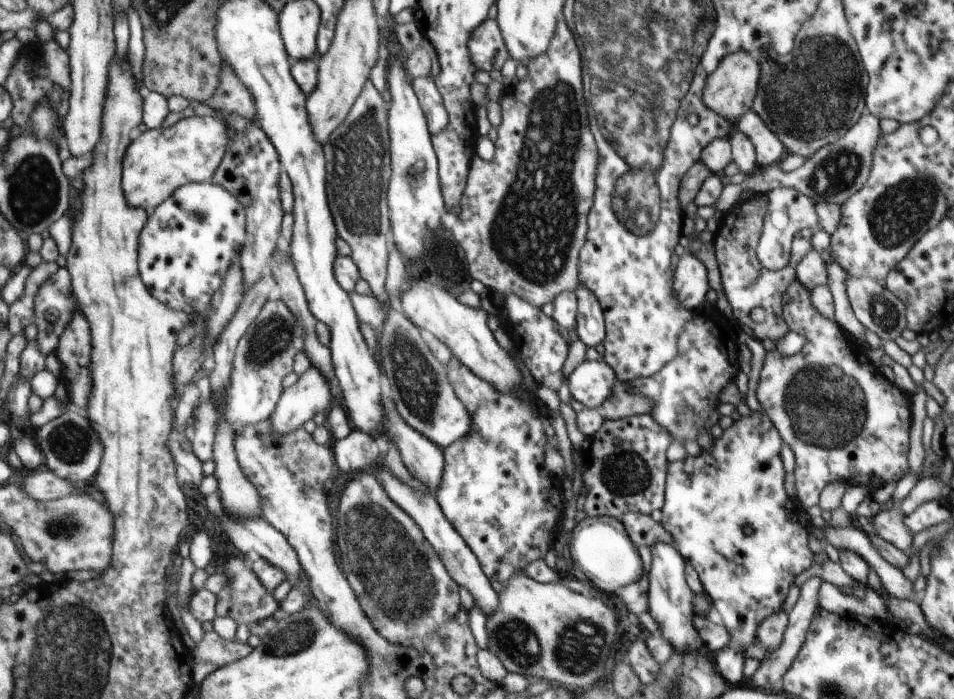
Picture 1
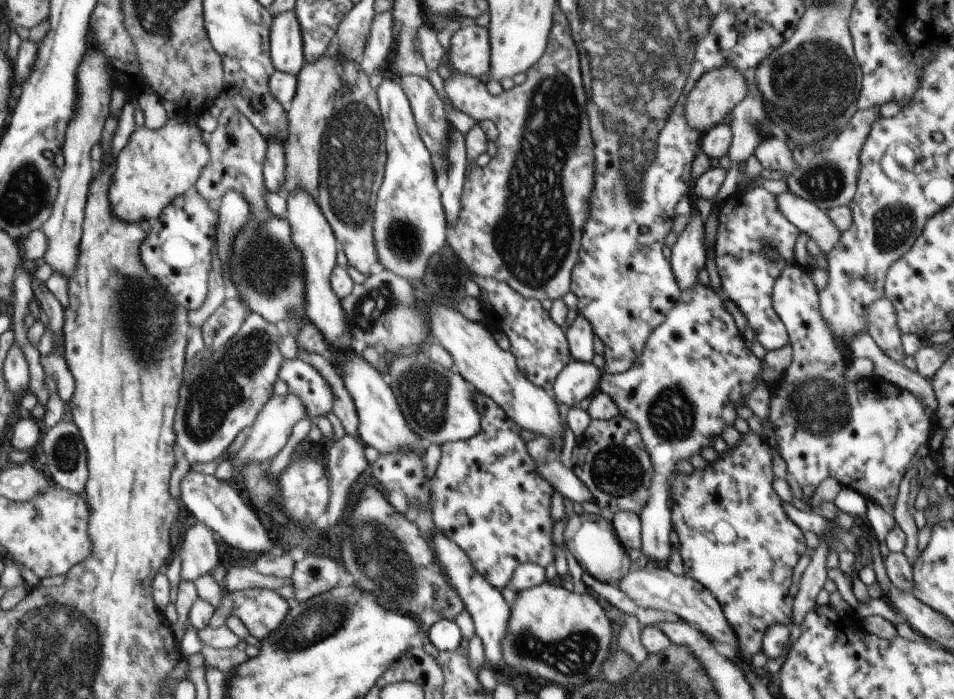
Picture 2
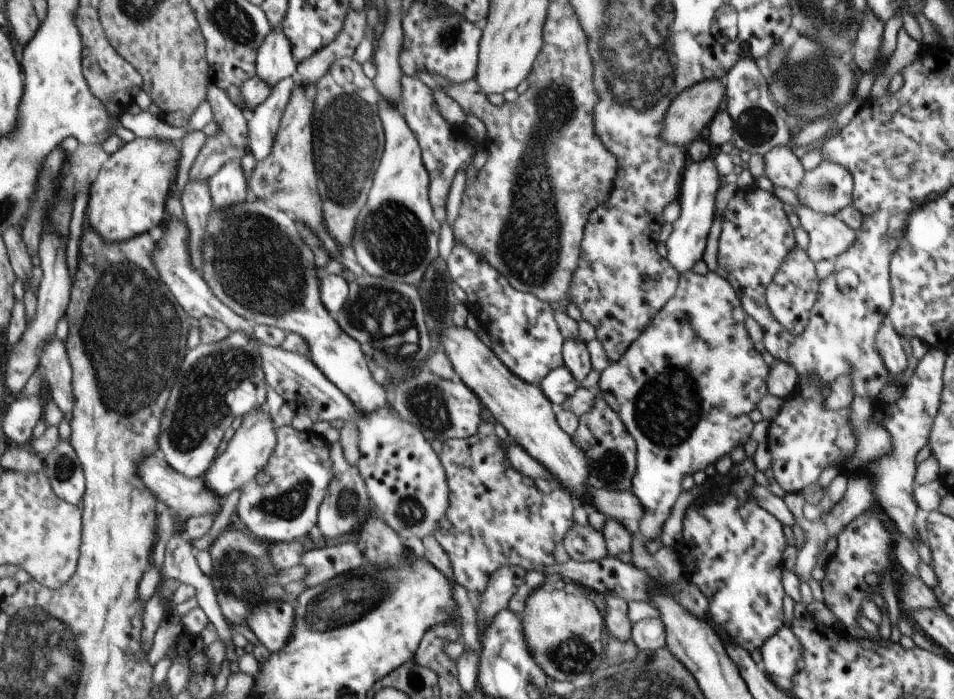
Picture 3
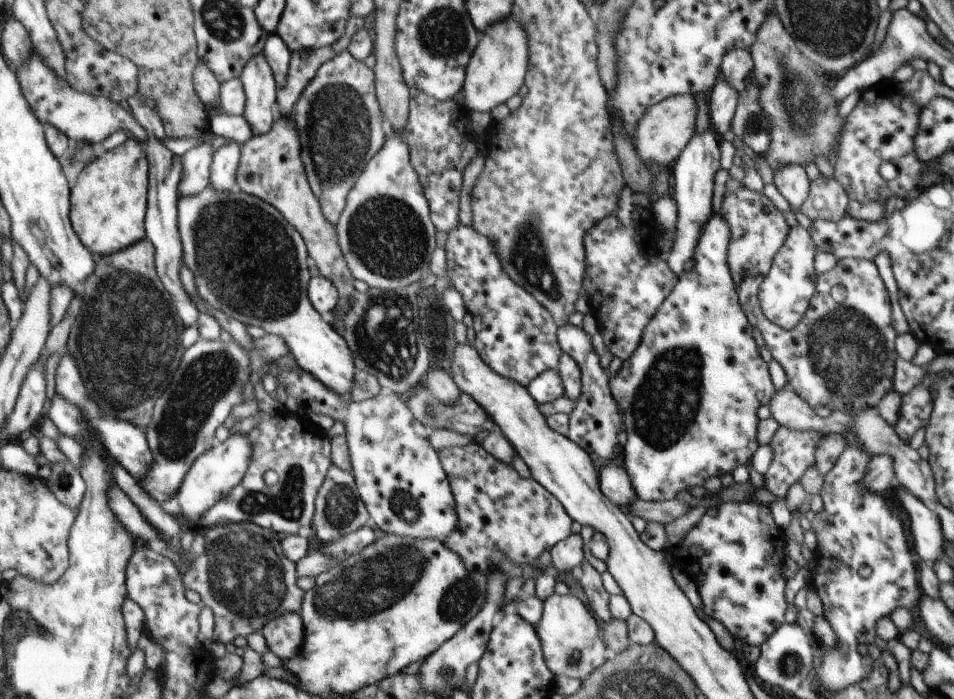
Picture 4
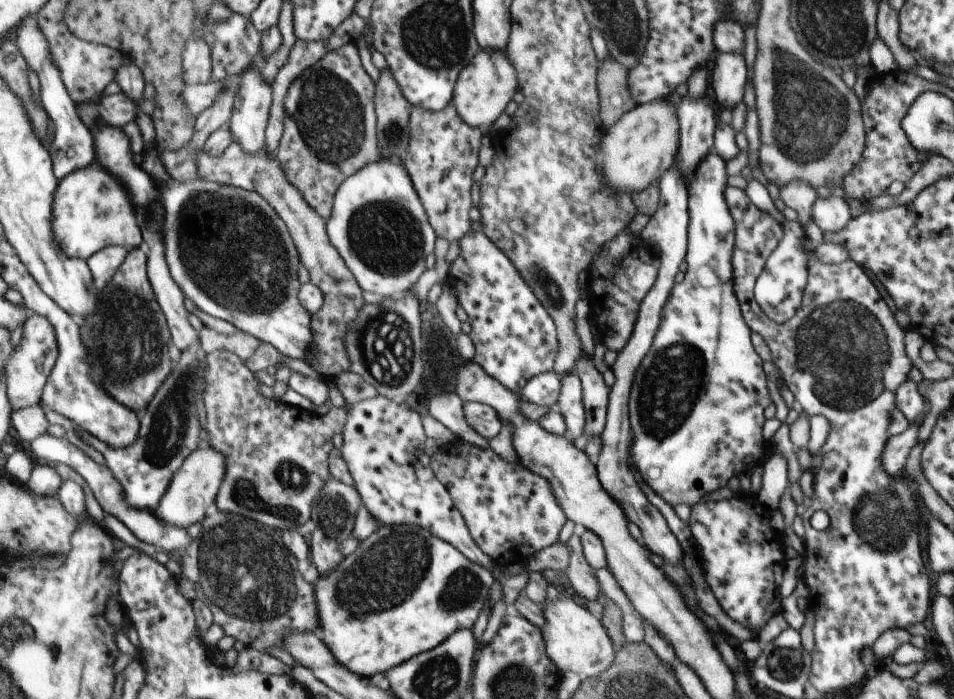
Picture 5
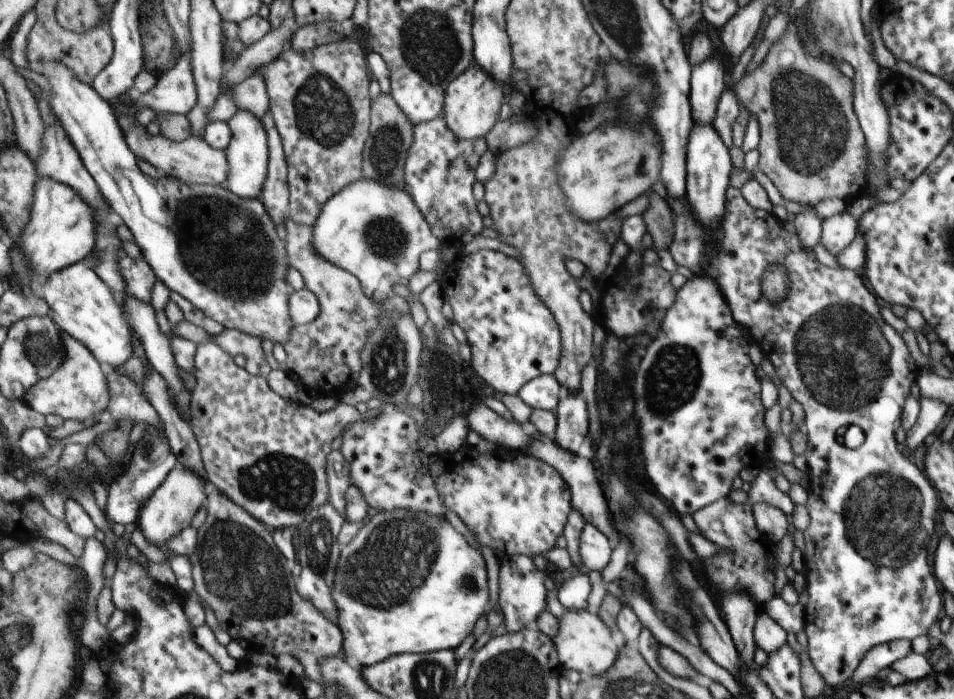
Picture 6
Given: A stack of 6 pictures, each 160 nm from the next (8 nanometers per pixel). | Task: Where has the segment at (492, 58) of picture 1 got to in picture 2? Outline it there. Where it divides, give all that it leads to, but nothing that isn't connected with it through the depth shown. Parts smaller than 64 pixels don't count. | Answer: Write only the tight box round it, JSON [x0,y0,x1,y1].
[447,27,490,77]

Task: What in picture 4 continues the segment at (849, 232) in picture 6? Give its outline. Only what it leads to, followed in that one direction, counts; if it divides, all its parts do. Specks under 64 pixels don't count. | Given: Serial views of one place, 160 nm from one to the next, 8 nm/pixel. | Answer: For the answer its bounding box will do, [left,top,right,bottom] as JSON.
[799,175,849,222]

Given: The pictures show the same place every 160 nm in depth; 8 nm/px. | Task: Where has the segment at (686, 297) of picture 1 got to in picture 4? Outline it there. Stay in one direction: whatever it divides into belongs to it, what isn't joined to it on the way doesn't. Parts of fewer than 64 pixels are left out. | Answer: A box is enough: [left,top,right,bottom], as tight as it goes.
[665,128,719,274]

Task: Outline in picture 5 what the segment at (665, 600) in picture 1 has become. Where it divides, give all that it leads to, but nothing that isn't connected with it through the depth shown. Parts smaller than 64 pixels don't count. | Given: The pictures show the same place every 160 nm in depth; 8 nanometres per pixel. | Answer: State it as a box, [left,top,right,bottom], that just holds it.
[628,154,771,507]

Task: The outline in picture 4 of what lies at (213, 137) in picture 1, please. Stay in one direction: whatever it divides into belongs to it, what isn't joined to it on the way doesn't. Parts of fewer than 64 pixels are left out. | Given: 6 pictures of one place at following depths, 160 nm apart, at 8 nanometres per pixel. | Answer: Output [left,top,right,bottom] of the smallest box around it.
[71,139,150,257]

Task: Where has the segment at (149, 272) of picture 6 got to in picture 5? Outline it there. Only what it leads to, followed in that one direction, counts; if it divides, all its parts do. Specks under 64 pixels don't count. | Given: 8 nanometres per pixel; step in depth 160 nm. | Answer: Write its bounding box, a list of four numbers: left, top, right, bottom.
[79,249,174,415]

